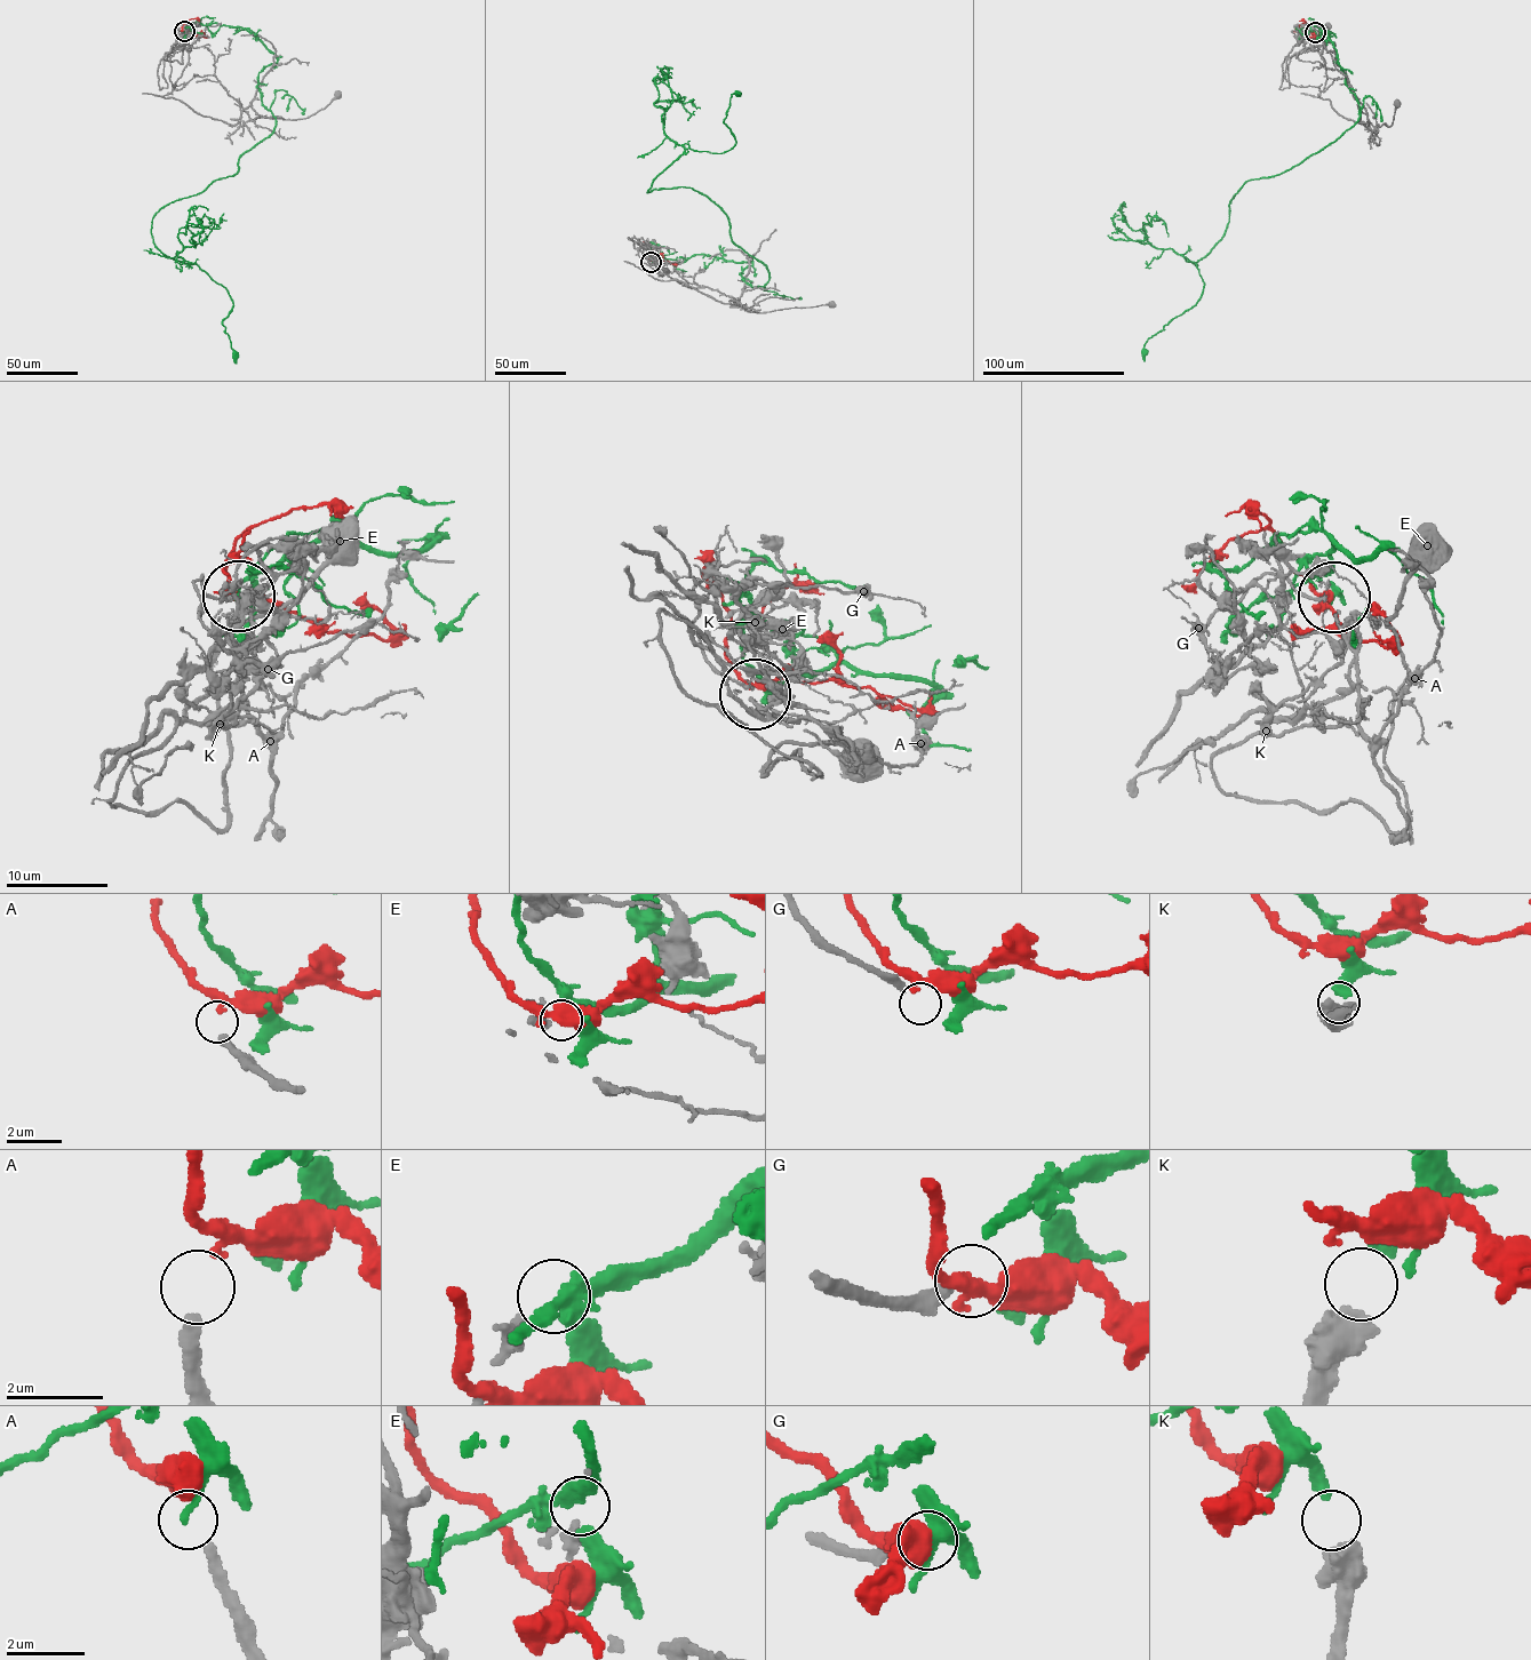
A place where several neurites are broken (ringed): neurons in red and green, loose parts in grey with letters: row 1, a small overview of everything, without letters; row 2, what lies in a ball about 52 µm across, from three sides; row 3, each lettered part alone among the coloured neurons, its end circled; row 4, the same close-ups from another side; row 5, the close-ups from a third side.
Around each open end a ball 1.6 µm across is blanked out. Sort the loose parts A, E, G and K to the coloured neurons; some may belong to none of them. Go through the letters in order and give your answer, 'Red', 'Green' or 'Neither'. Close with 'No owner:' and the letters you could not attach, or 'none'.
A: Red
E: Neither
G: Neither
K: Green
No owner: E, G

